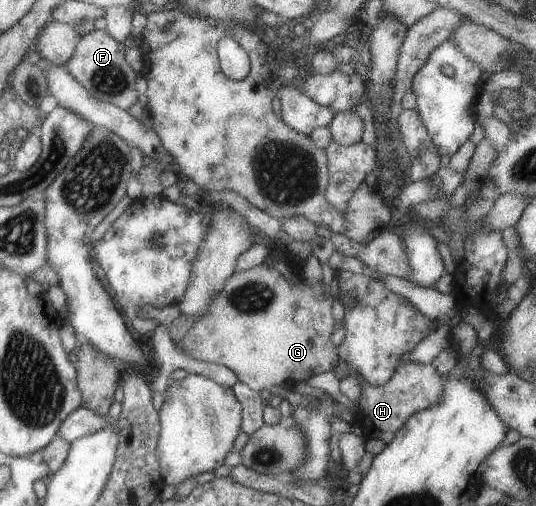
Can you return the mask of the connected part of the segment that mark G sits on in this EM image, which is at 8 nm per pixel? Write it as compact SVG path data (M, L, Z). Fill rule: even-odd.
M263 265L231 273L210 302L208 311L183 331L181 343L175 343L175 348L192 359L230 368L239 381L258 393L271 386L305 382L310 376L333 370L337 366L336 346L331 344L329 336L339 325L331 316L333 298L321 283L311 287L303 280L299 283L291 286L273 267Z

